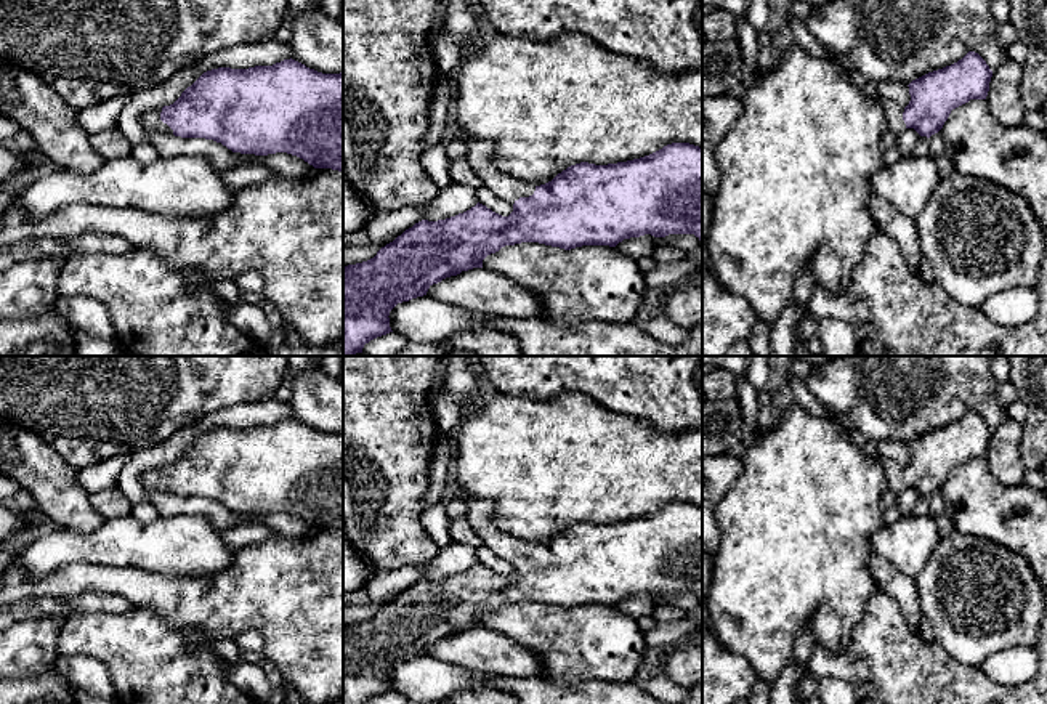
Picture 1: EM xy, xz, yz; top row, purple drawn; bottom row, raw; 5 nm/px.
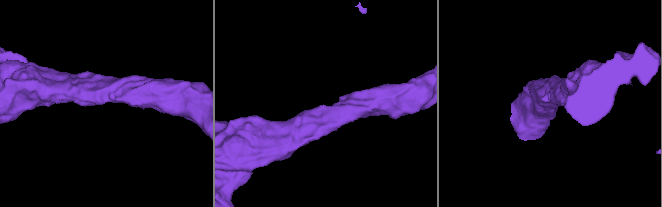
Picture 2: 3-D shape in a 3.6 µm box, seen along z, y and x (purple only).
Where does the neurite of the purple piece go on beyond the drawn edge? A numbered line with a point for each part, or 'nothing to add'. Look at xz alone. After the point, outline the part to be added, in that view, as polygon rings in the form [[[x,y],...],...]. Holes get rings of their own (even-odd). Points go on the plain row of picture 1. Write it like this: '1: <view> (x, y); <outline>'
1: xz (480, 512); [[[471,499],[467,502],[467,520],[473,531],[481,537],[483,545],[511,563],[519,556],[532,555],[536,545],[499,529],[494,520],[494,512],[495,504],[489,499]]]

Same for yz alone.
1: yz (893, 472); [[[879,457],[879,459],[883,465],[885,475],[887,475],[888,489],[896,494],[903,492],[906,489],[906,483],[903,479],[904,467],[899,463],[895,463],[888,459],[883,459],[883,457]]]

